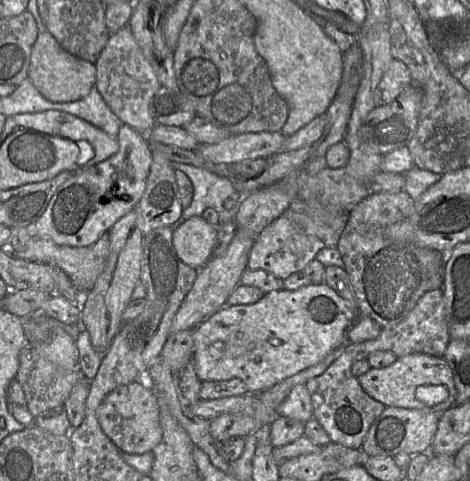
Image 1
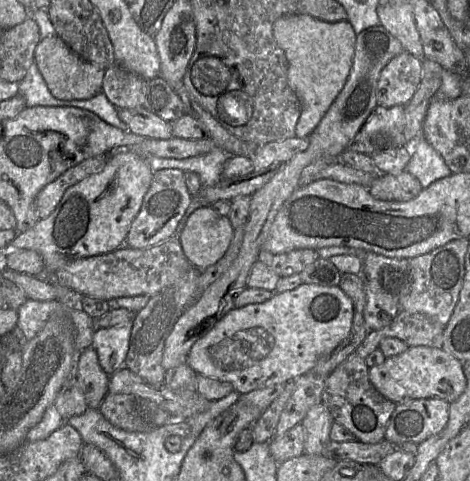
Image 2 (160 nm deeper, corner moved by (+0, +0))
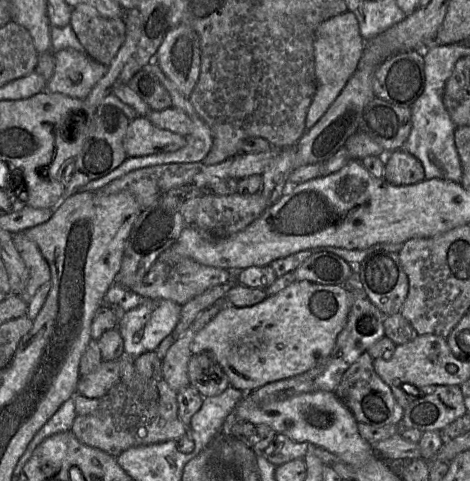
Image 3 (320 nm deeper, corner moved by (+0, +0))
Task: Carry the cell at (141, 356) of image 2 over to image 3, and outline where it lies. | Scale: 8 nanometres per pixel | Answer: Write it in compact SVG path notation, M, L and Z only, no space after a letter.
M147 351L133 360L133 365L139 377L139 386L132 388L119 382L99 399L98 408L87 415L77 416L71 427L71 432L83 444L98 448L106 453L117 457L131 447L143 446L166 442L178 441L188 434L188 427L179 419L177 393L169 386L164 378L162 360L156 351Z

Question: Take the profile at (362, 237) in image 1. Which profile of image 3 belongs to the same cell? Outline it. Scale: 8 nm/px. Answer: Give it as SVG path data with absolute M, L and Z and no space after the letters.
M399 149L385 156L385 168L382 177L396 186L412 185L425 179L422 163L404 149Z

